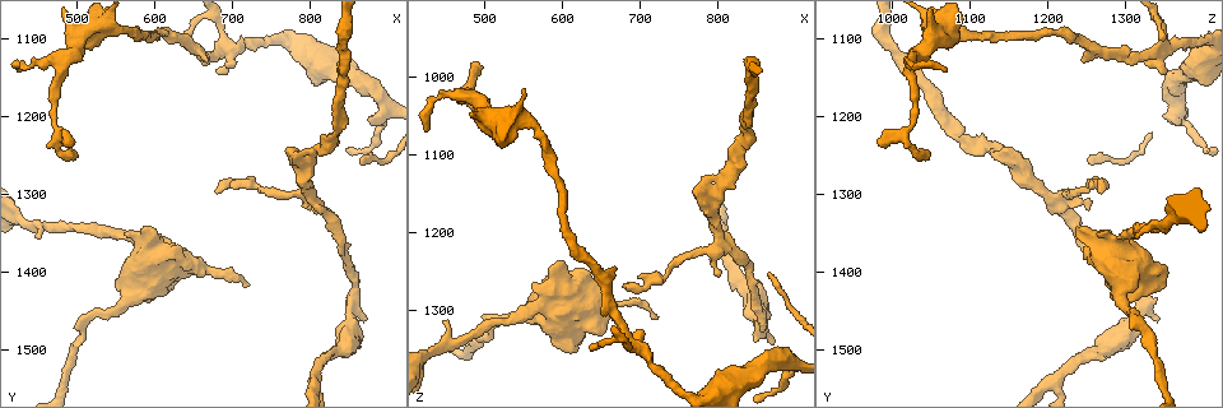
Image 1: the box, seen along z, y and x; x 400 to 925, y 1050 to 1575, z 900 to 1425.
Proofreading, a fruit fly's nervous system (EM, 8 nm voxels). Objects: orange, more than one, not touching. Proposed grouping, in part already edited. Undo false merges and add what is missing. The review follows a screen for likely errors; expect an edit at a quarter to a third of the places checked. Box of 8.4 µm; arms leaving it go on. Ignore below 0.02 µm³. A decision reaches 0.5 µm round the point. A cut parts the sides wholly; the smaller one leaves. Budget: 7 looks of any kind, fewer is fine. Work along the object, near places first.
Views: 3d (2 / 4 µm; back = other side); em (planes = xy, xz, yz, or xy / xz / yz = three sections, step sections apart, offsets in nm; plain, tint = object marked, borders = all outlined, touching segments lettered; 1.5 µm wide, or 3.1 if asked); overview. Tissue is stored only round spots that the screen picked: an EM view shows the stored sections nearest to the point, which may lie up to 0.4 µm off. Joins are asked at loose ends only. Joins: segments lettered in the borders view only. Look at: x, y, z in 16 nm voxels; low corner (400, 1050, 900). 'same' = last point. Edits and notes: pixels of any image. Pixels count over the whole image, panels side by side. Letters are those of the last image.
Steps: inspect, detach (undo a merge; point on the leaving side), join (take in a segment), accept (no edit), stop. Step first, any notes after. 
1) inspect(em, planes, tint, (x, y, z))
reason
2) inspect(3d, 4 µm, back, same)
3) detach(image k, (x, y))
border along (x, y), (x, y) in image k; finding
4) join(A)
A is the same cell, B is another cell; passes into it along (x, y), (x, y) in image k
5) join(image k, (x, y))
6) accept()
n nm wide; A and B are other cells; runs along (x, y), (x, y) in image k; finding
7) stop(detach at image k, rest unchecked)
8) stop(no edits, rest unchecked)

inspect(em, xy, step 8, tint, (705, 1110, 1350))
side arm on a straight run

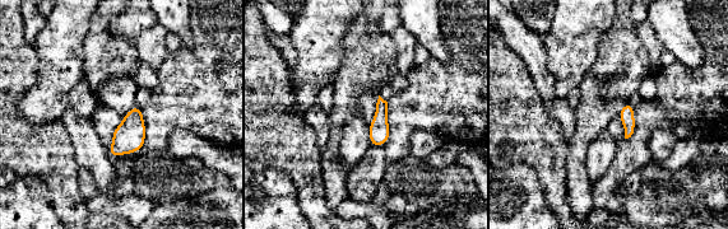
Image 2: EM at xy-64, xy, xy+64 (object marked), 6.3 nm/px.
inspect(em, planes, tint, same)
another direction

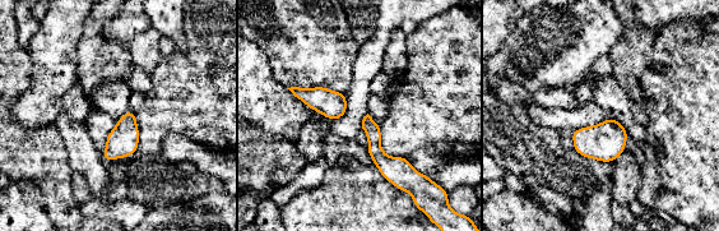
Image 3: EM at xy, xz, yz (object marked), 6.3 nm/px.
inspect(em, planes, borders, same)
what lies round it

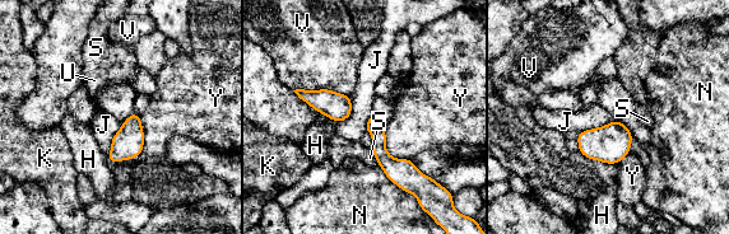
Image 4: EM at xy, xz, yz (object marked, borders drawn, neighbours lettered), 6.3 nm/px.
accept()
90 nm wide; H, J, K, N, S, U, V and Y are other cells; border along (617, 120), (579, 132) in image 4; one neuron here

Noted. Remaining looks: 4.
inspect(em, xy, step 8, borders, (765, 1245, 1150))
free end

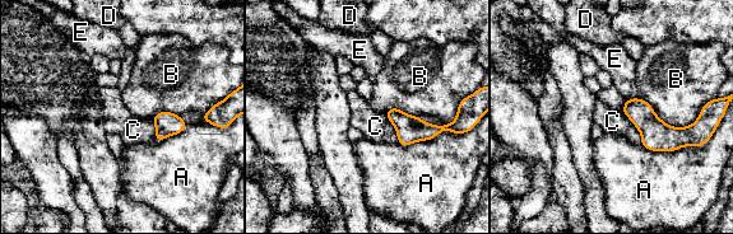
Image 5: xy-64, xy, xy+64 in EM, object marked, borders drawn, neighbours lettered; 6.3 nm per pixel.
accept()
A, B, C, D and E are other cells; border along (620, 111), (638, 130), (640, 144) in image 5; none of them fits

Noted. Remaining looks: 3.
inspect(em, xz, step 8, borders, (565, 1430, 1295))
thick turns thin

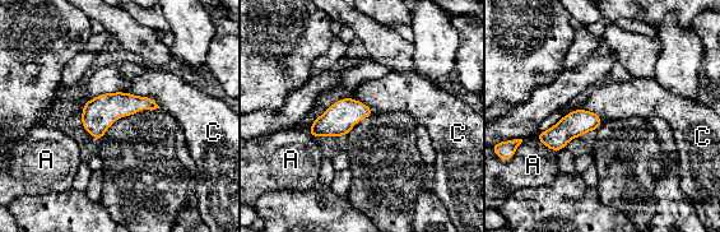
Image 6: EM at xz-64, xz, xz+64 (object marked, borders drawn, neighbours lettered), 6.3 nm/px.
inspect(em, planes, borders, same)

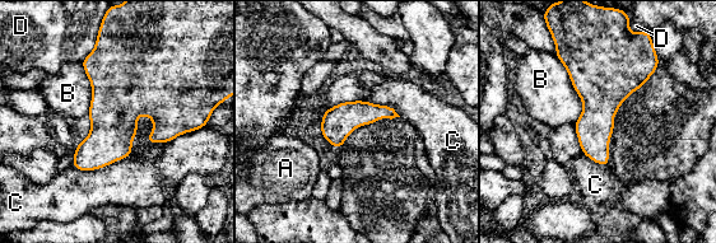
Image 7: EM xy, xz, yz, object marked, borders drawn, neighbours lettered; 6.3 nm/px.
accept()
A, B, C and D are other cells; border along (553, 54), (582, 104), (573, 124) in image 7; continuous, no second neuron

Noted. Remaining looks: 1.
stop(no edits, rest unchecked)

